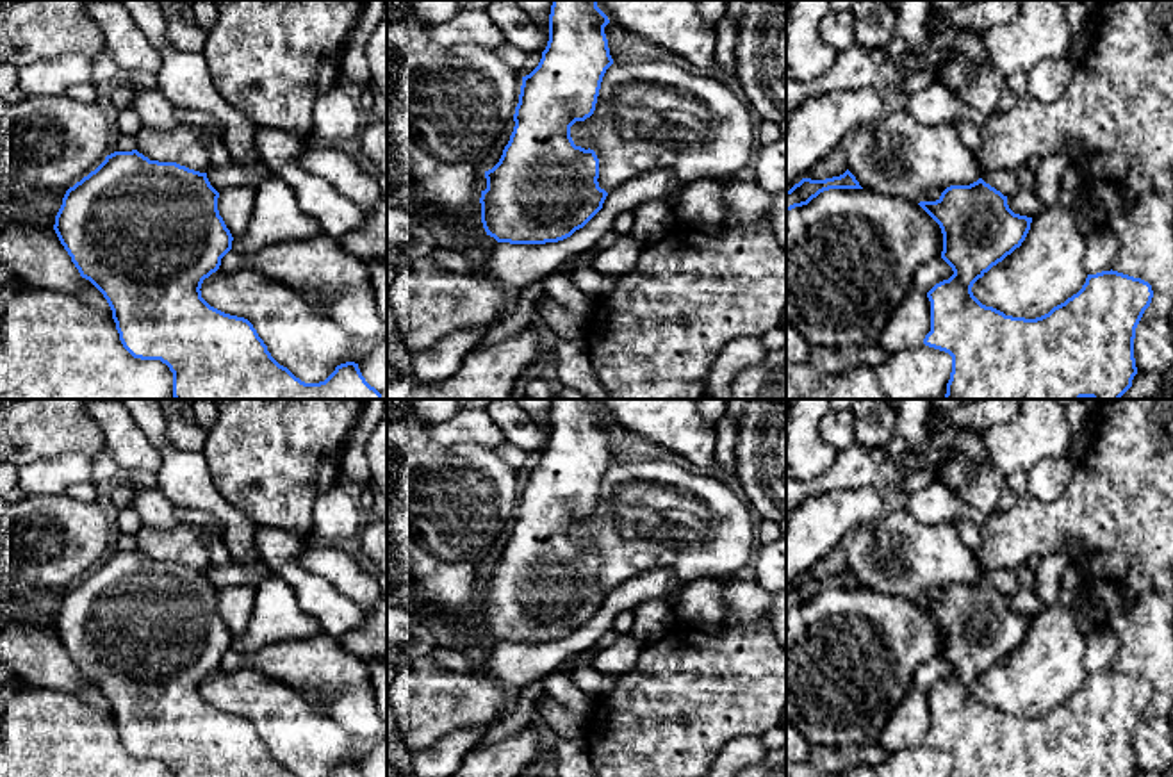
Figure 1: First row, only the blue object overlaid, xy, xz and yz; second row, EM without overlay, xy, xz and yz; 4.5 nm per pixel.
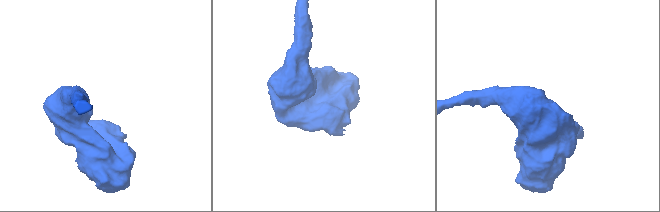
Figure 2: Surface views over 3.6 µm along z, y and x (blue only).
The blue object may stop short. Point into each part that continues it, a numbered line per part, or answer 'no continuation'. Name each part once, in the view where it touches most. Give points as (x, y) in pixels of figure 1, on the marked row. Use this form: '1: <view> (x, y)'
no continuation

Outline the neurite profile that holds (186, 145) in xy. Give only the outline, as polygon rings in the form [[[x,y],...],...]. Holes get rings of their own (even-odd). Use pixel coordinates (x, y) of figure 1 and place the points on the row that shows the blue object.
[[[185,123],[168,132],[141,128],[135,135],[135,150],[150,160],[176,162],[207,173],[212,168],[205,144],[209,137],[223,137],[223,130],[217,127],[198,128]]]

